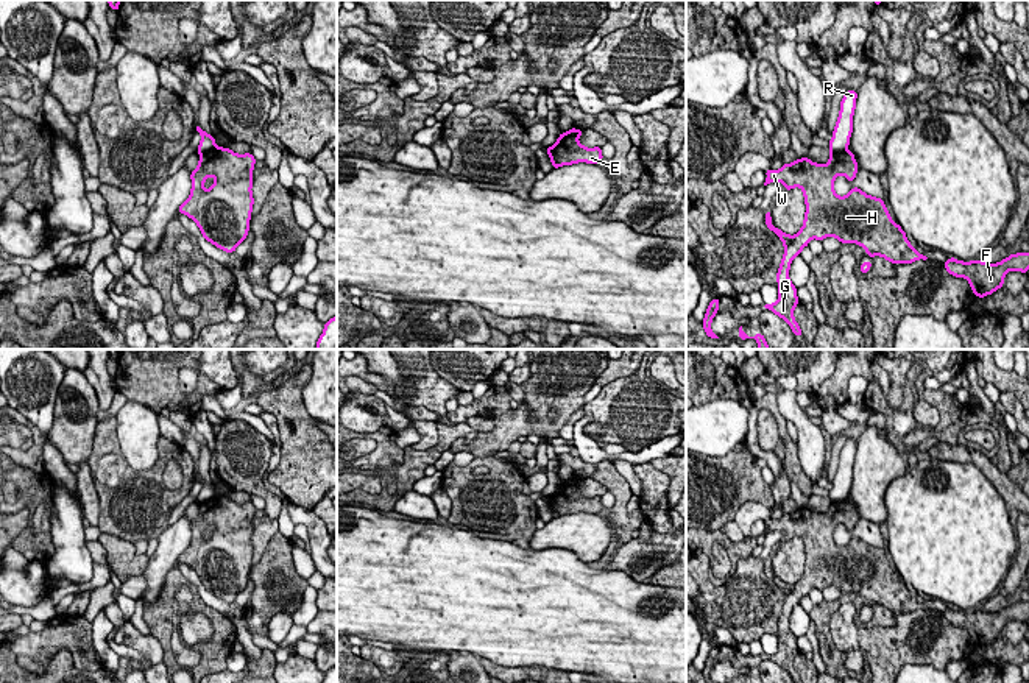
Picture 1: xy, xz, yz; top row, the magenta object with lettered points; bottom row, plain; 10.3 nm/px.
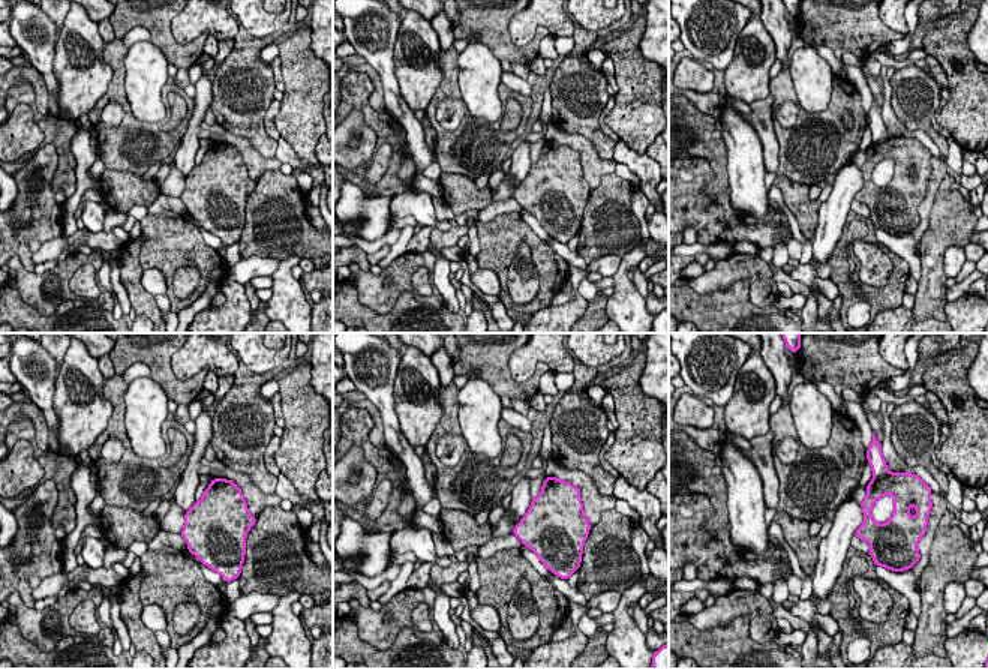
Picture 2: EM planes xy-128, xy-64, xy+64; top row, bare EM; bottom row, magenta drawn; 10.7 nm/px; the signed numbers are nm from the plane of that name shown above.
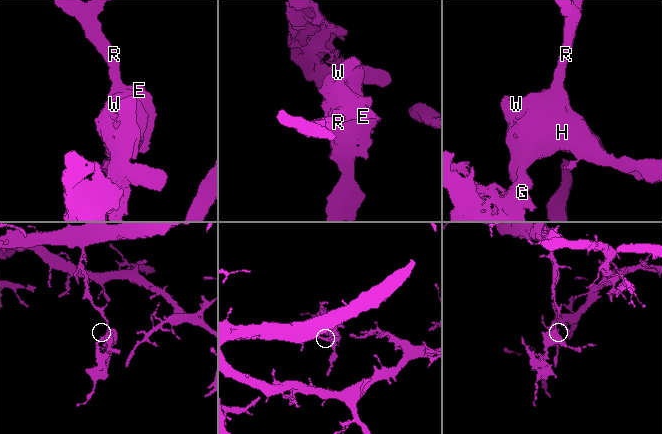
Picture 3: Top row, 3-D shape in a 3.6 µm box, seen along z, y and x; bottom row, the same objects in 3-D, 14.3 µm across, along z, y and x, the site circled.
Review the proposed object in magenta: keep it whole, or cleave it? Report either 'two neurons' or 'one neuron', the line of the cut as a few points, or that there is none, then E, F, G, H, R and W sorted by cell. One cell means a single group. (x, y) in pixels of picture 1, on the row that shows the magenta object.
two neurons | xy (214, 145), (200, 155) | E F G H W / R

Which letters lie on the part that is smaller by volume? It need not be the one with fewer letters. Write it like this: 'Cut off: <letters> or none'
Cut off: E, F, G, H, W

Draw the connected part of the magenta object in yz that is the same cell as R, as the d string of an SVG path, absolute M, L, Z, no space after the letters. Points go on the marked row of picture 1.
M850 89L847 90L847 94L840 101L837 123L834 126L833 139L829 140L829 147L828 147L831 153L842 153L850 145L856 98L858 98L858 92Z

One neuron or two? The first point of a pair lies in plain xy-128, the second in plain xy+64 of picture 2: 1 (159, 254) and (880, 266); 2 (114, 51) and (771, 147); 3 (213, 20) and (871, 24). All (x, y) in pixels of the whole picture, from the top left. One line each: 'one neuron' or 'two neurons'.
1: two neurons
2: two neurons
3: two neurons

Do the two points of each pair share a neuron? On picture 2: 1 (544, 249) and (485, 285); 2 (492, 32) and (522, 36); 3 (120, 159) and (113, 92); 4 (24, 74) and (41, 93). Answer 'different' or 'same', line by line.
1: different
2: different
3: same
4: same

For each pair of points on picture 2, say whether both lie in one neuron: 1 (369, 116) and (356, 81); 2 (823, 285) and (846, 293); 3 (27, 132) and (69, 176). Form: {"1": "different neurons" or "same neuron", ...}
{"1": "same neuron", "2": "different neurons", "3": "different neurons"}

